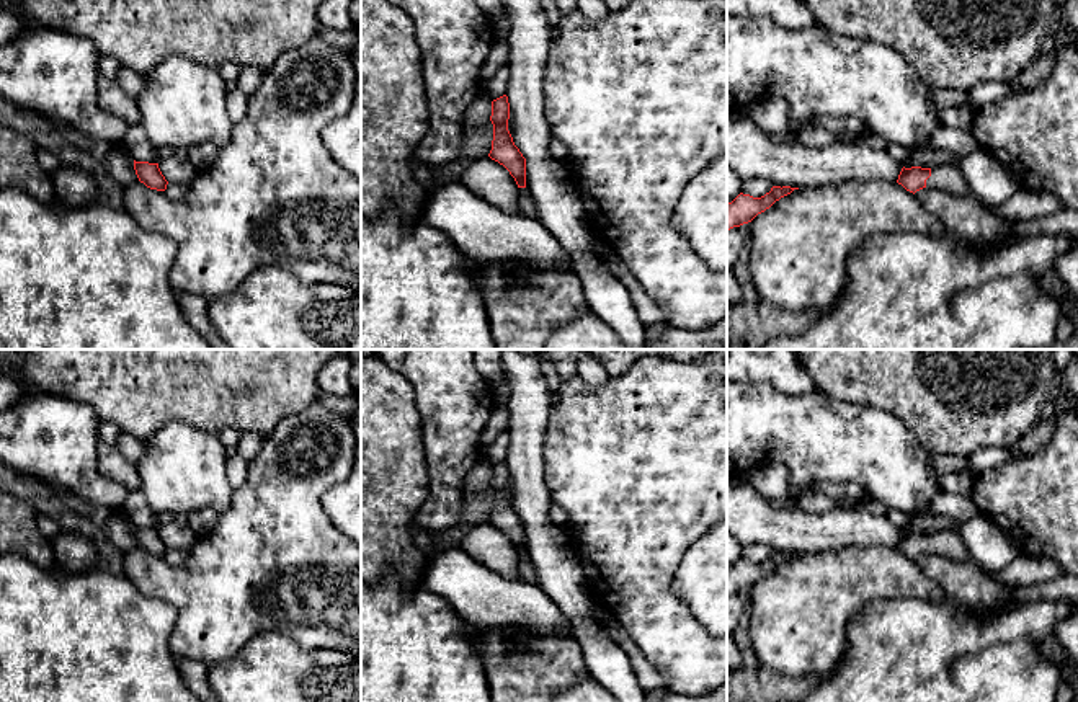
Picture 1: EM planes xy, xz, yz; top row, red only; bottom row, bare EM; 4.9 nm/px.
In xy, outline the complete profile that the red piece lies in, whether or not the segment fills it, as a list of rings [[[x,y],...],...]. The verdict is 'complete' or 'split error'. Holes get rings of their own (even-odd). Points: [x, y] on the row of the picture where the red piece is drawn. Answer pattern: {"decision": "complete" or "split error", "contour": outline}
{"decision": "complete", "contour": [[[136,162],[134,170],[140,183],[150,189],[165,191],[168,181],[162,175],[158,163]]]}

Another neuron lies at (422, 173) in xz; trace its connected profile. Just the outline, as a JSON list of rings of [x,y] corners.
[[[413,155],[408,158],[408,163],[413,170],[415,180],[428,189],[428,194],[433,193],[438,184],[433,180],[431,168],[418,162]]]

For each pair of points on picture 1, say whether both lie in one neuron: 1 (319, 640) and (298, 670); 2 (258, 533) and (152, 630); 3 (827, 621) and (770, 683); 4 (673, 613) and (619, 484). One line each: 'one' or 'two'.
1: two
2: two
3: two
4: one

